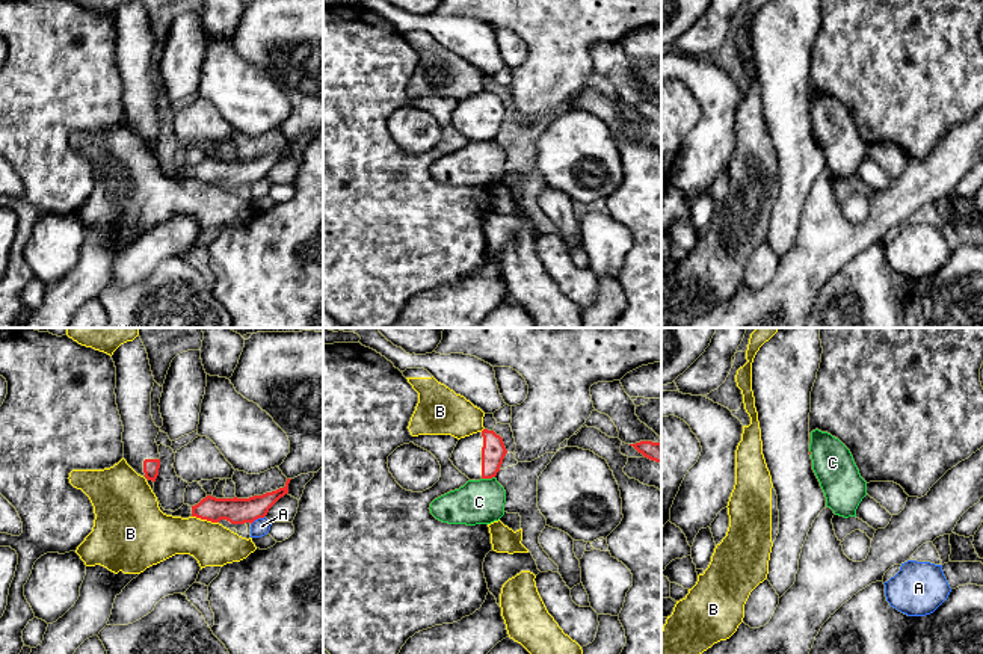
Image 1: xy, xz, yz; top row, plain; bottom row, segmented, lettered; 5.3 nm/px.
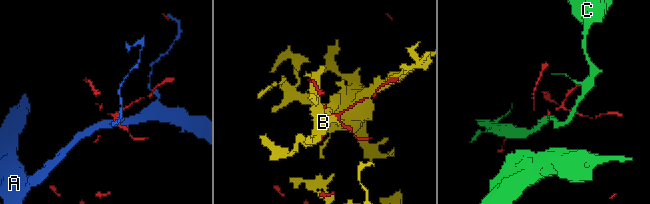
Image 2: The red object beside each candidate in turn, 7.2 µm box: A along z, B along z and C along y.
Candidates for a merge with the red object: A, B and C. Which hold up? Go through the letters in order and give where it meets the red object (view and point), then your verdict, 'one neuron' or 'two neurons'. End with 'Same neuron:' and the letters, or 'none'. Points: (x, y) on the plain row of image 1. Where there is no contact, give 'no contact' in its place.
A: xy (257, 180) | two neurons
B: xy (206, 180) | two neurons
C: xz (488, 139) | two neurons
Same neuron: none

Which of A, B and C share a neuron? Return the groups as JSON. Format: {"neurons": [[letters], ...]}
{"neurons": [["A"], ["B"], ["C"]]}

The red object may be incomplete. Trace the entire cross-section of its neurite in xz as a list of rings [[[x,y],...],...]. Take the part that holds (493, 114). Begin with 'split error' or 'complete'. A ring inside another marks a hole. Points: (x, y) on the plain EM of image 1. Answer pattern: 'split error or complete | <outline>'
split error | [[[483,91],[461,100],[450,122],[470,142],[492,140],[500,133],[506,115],[503,100]]]

